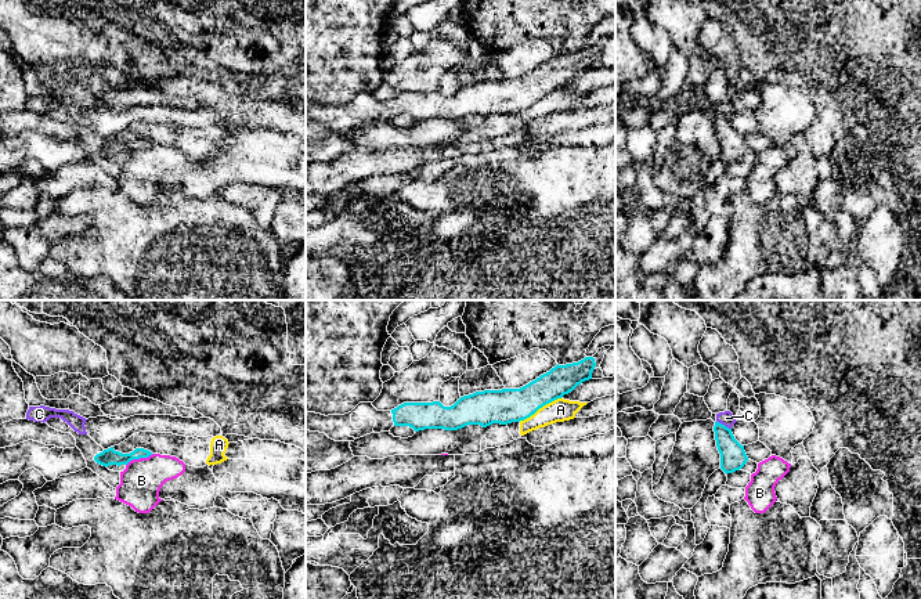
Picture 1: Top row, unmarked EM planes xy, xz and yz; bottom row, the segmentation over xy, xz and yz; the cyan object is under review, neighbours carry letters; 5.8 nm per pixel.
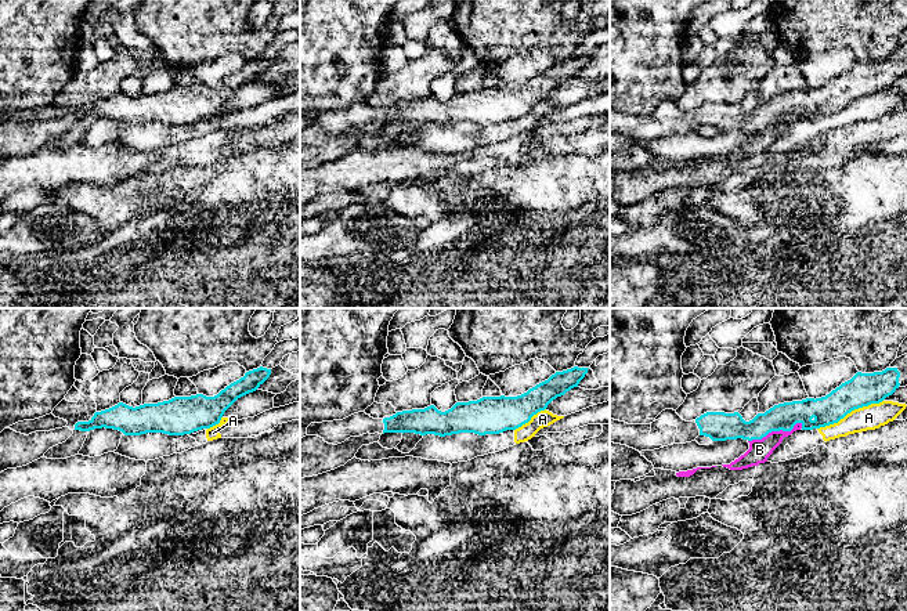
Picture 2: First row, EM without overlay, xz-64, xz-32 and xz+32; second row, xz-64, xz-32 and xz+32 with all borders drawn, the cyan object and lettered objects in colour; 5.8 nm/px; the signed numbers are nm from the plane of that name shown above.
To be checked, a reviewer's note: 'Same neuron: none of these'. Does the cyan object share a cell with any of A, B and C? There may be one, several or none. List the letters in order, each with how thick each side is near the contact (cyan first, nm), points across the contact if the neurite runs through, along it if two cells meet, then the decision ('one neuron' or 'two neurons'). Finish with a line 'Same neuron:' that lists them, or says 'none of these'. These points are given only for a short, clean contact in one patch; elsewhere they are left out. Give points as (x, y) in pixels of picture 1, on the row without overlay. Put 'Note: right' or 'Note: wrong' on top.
Note: right
A: calibres 200 and 140 nm; border xz (560, 87), (544, 94), (519, 111); two neurons
B: calibres 100 and 240 nm; border xy (152, 144), (144, 148), (133, 148), (126, 155); two neurons
C: calibres 150 and 90 nm; border yz (717, 111), (730, 119); two neurons
Same neuron: none of these

